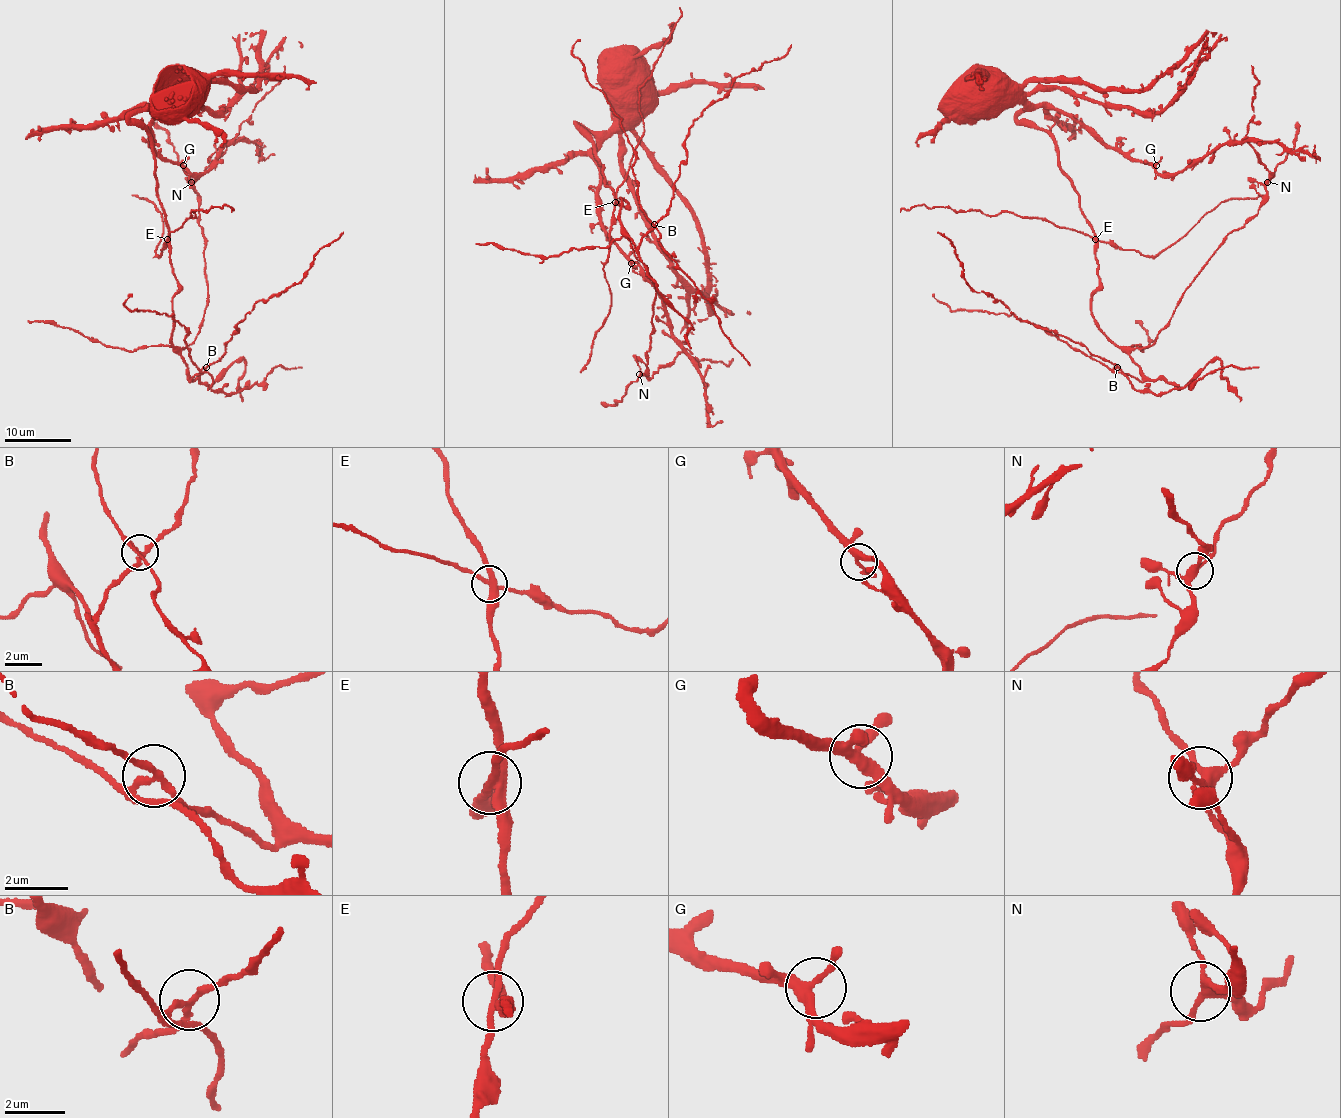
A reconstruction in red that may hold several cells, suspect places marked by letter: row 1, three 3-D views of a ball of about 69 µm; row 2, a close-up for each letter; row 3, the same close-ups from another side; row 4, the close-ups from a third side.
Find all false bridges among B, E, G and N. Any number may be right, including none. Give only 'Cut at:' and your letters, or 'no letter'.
Cut at: B, E

